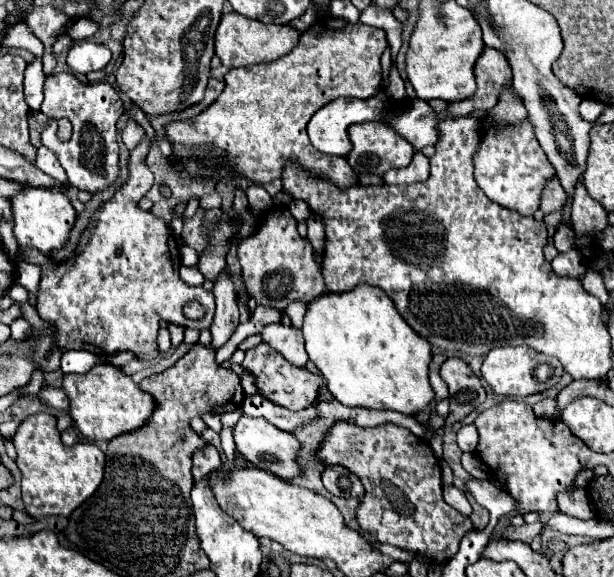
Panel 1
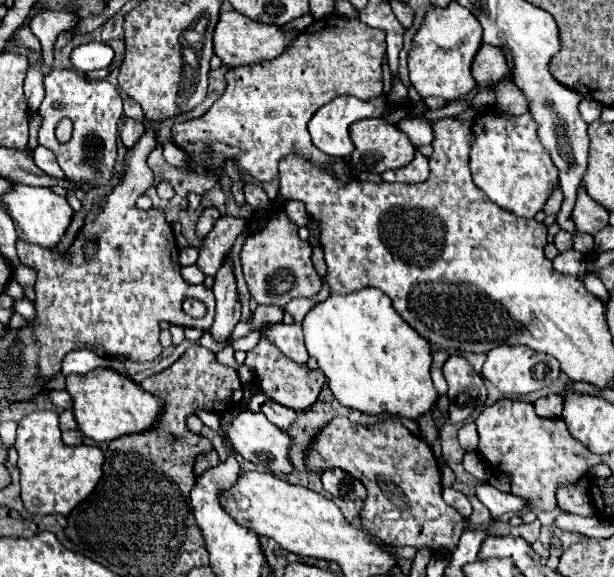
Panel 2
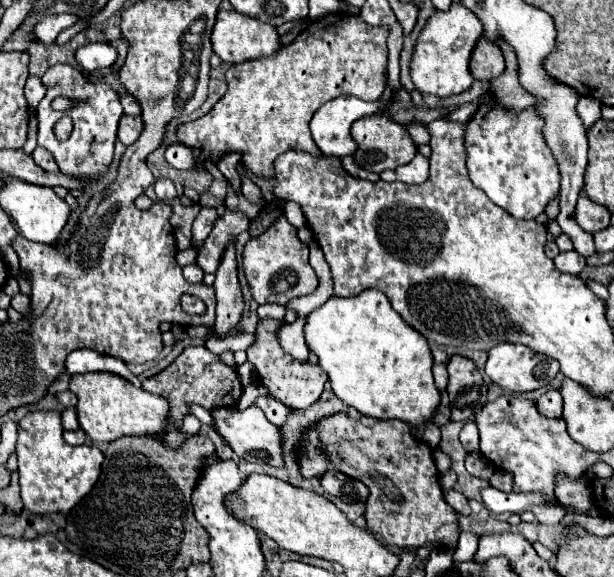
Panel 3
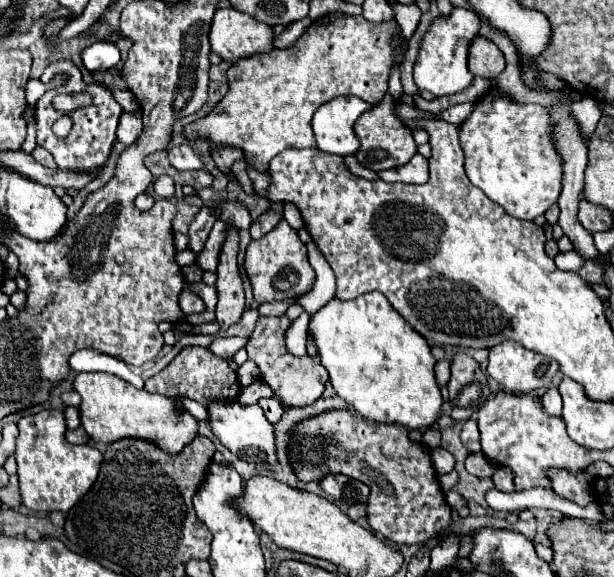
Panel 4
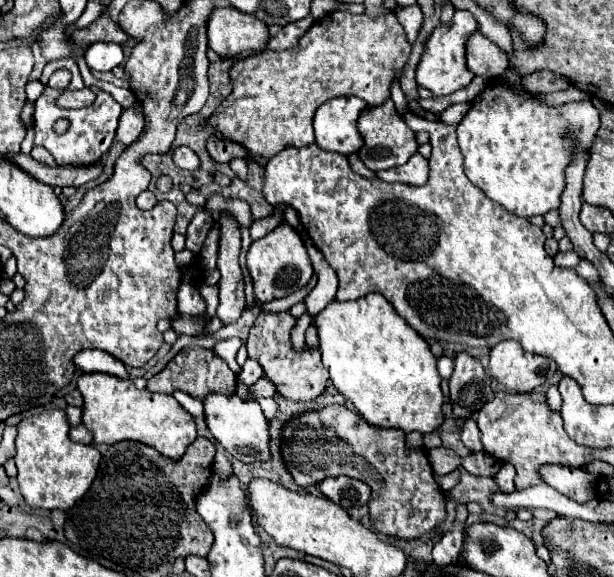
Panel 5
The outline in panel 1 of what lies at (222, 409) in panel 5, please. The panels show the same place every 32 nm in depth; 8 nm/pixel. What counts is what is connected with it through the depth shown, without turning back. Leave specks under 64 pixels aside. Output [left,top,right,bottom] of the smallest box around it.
[234,414,300,480]

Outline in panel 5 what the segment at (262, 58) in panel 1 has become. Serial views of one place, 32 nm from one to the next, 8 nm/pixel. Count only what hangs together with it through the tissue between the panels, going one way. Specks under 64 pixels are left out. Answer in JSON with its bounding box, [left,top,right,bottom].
[208,6,268,54]

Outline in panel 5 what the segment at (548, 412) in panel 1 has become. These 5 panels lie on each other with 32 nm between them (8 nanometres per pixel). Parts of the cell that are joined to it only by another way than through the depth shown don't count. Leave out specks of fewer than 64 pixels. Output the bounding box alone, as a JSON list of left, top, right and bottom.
[545,385,562,412]

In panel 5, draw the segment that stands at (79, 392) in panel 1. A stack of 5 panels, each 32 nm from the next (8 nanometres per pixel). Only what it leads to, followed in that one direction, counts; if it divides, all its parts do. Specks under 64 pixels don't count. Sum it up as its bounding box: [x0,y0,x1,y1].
[78,372,196,460]

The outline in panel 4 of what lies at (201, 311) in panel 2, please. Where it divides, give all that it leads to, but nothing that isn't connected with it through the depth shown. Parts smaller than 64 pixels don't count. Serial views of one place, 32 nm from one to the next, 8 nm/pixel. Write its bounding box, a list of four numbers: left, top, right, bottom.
[180,288,206,314]

